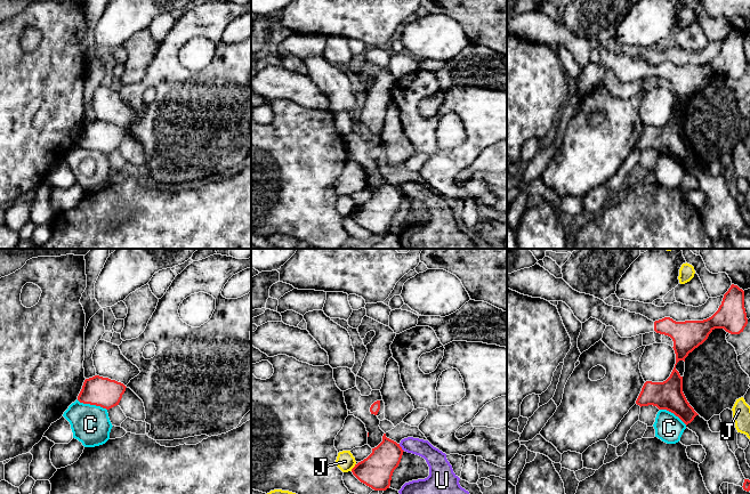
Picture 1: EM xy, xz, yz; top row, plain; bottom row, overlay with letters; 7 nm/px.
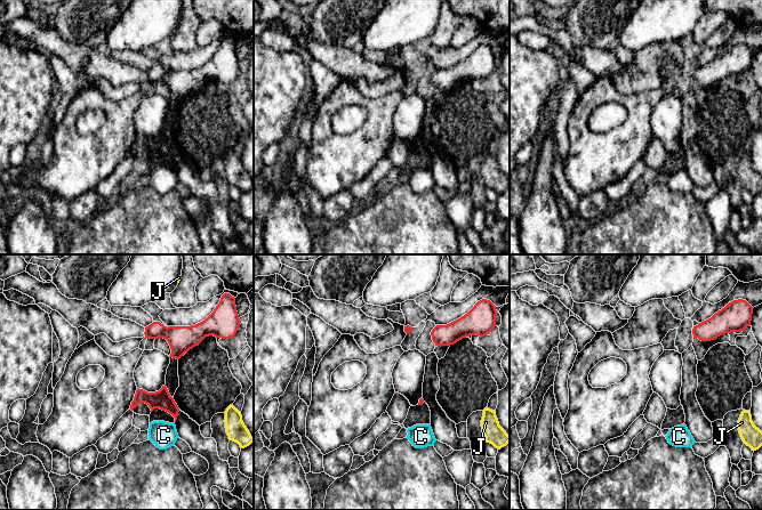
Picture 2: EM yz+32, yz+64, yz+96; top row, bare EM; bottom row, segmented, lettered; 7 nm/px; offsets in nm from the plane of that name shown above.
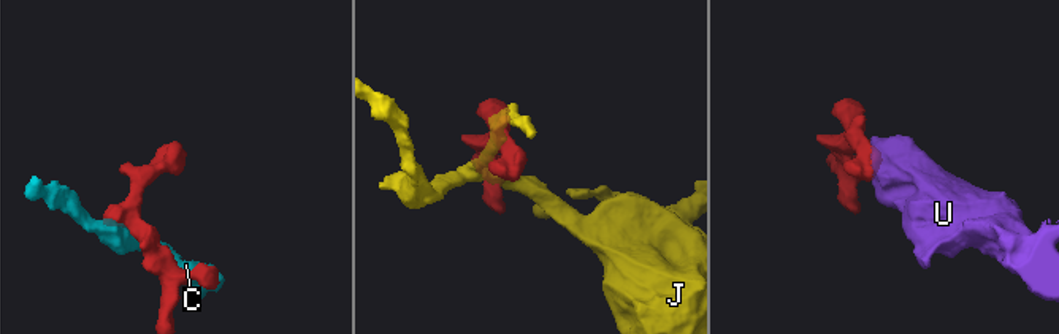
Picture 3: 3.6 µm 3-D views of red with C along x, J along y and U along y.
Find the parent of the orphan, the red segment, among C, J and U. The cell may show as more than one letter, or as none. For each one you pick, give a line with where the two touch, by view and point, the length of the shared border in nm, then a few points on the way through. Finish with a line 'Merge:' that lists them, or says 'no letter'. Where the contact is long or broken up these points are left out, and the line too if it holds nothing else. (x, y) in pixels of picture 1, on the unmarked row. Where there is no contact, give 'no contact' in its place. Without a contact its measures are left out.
Merge: no letter

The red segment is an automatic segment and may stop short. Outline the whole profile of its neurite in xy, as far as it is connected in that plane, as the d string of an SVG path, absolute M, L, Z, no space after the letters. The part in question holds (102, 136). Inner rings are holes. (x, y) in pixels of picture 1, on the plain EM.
M95 120L84 124L78 145L110 154L119 149L126 132L121 127Z

